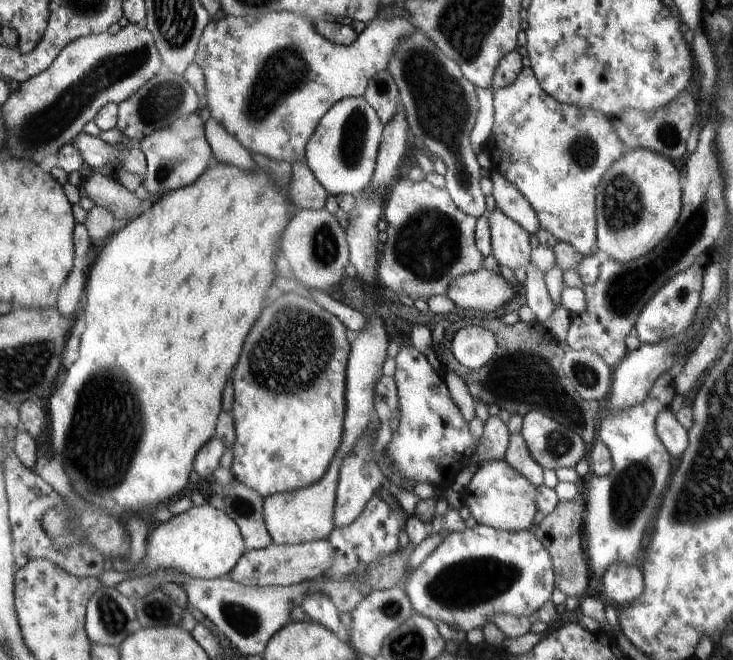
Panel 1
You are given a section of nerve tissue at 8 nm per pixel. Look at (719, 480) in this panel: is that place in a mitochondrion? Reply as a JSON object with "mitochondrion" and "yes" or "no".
{"mitochondrion":"yes"}

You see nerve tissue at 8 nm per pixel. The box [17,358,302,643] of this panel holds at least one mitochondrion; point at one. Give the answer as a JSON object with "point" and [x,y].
{"point":[107,424]}

